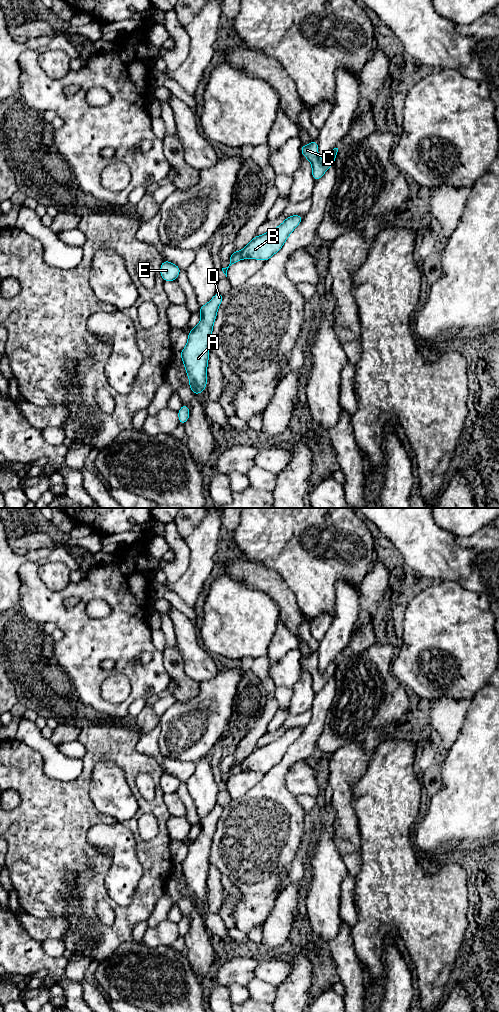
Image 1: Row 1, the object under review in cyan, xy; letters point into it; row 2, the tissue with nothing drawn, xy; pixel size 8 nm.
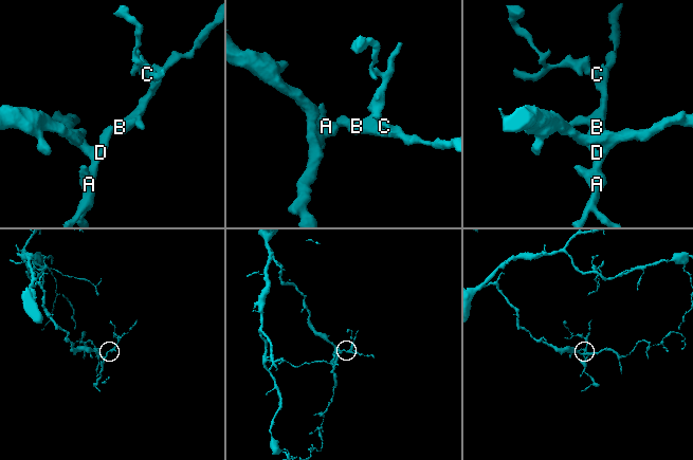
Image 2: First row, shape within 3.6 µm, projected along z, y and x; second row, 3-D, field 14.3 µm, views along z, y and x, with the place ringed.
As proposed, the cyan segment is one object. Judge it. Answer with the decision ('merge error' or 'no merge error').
merge error

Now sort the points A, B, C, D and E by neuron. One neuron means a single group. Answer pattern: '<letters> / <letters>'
A D E / B C

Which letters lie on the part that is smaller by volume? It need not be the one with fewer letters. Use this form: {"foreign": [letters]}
{"foreign": ["B", "C"]}

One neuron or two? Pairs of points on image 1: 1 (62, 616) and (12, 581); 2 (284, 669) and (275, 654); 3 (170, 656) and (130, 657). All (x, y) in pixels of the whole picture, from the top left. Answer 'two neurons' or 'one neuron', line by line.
1: two neurons
2: two neurons
3: two neurons

